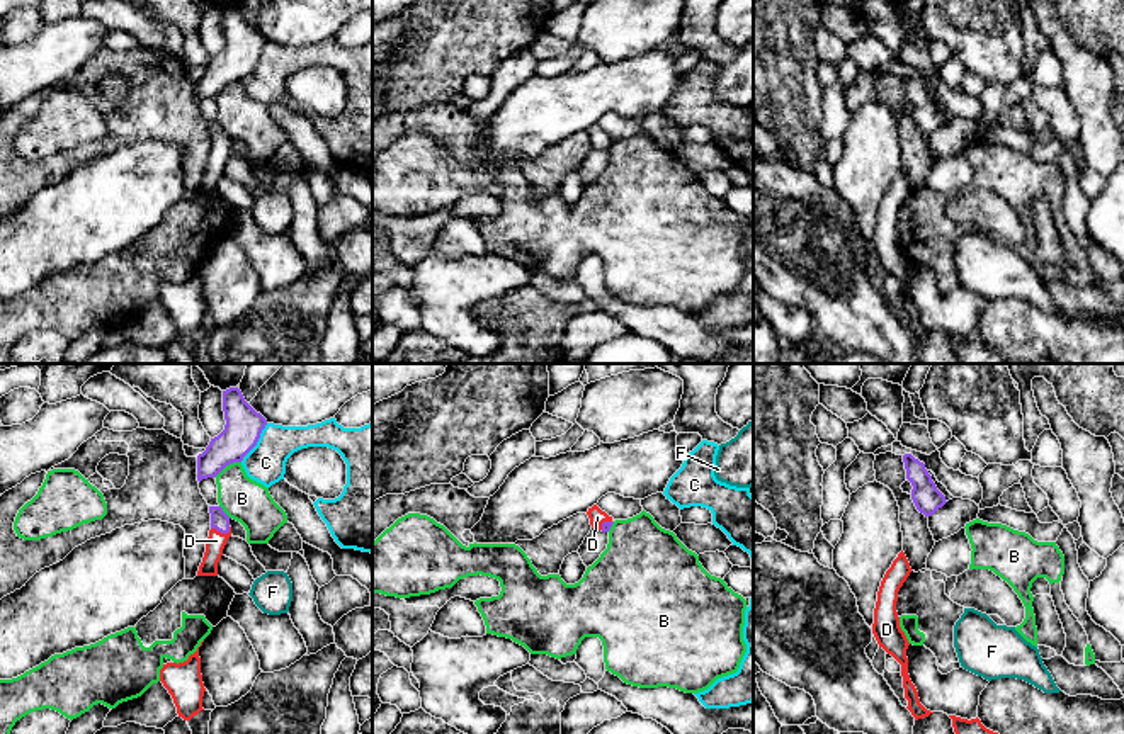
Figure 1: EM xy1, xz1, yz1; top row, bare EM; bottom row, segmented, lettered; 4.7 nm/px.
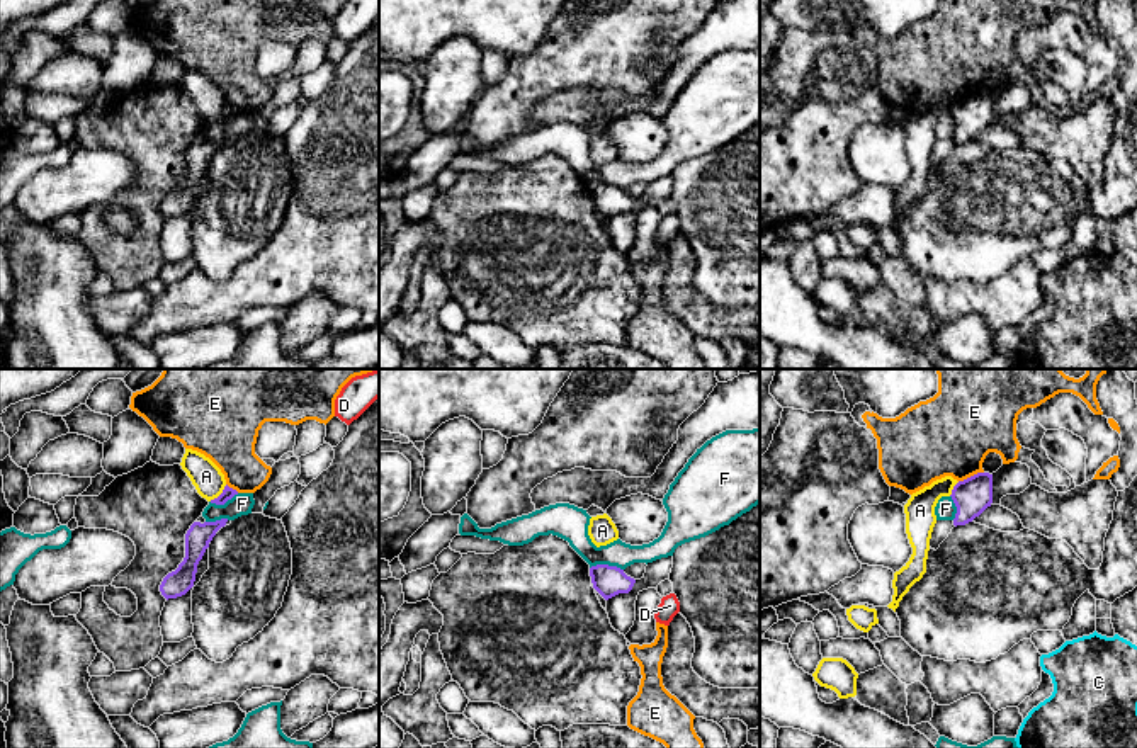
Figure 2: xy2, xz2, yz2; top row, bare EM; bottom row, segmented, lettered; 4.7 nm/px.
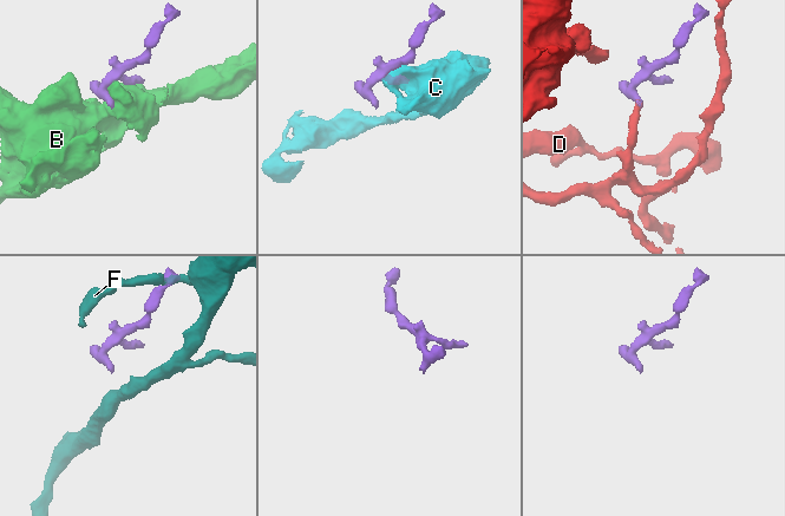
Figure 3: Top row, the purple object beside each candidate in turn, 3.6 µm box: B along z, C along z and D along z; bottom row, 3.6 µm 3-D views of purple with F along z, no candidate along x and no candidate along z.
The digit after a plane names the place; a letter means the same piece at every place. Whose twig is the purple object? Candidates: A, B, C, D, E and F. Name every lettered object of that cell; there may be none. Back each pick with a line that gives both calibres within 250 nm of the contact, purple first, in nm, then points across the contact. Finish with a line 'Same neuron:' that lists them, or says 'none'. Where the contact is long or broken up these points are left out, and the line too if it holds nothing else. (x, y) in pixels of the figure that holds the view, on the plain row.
D: 90 nm thick on the purple side, 90 nm on the other; runs through xy1 (220, 140), (221, 152), (216, 160)
Same neuron: D

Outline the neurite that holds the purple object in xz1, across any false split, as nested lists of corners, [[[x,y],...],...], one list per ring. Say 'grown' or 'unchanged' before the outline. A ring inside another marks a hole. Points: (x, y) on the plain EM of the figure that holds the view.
grown; [[[597,124],[588,127],[587,134],[590,138],[592,148],[595,148],[595,150],[609,151],[614,143],[612,136],[609,136],[605,131],[602,131]]]

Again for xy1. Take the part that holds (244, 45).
unchanged; [[[238,7],[223,10],[224,49],[197,75],[197,100],[216,97],[226,85],[241,82],[257,65],[267,39],[257,32]]]

